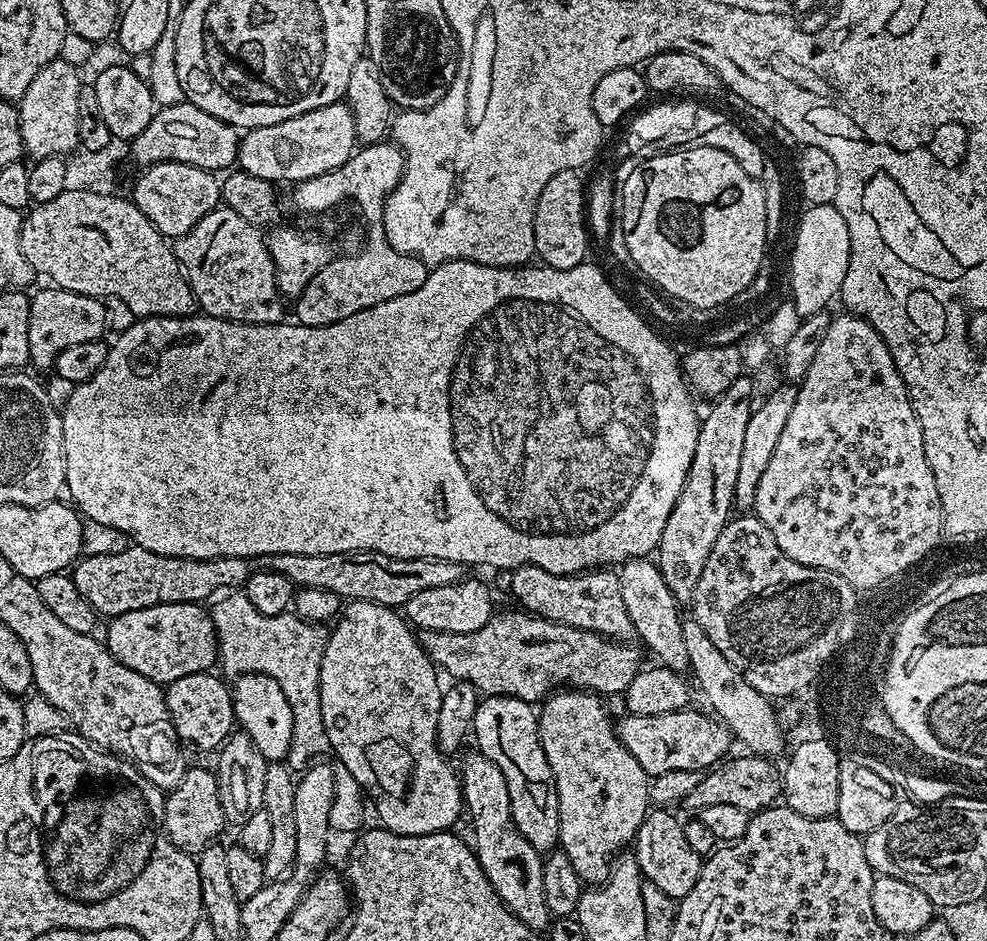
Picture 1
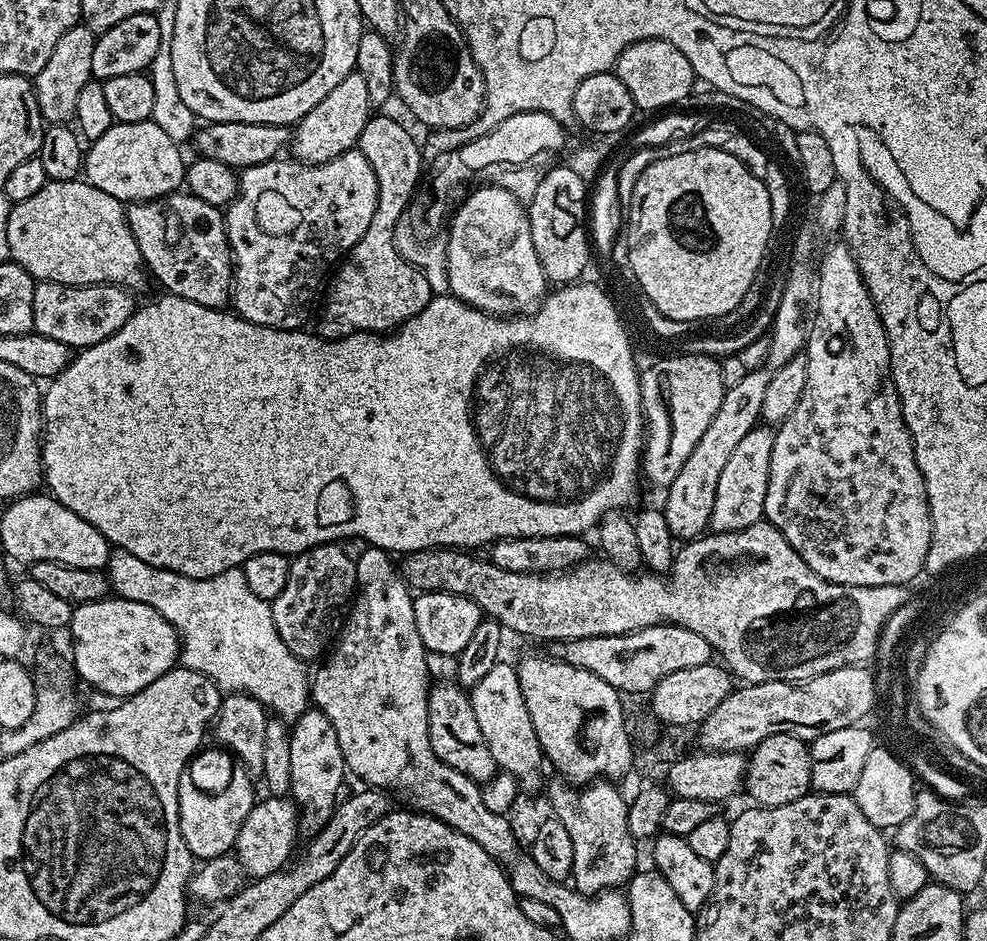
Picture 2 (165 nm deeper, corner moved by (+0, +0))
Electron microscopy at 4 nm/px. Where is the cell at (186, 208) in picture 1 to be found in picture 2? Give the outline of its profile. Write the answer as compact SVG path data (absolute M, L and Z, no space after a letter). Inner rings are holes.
M154 121L112 123L110 130L102 134L102 138L91 141L83 153L82 176L98 190L106 190L114 198L122 202L139 202L157 200L163 196L171 196L181 191L186 180L186 160L180 157L181 145L171 140L169 135L156 125Z

